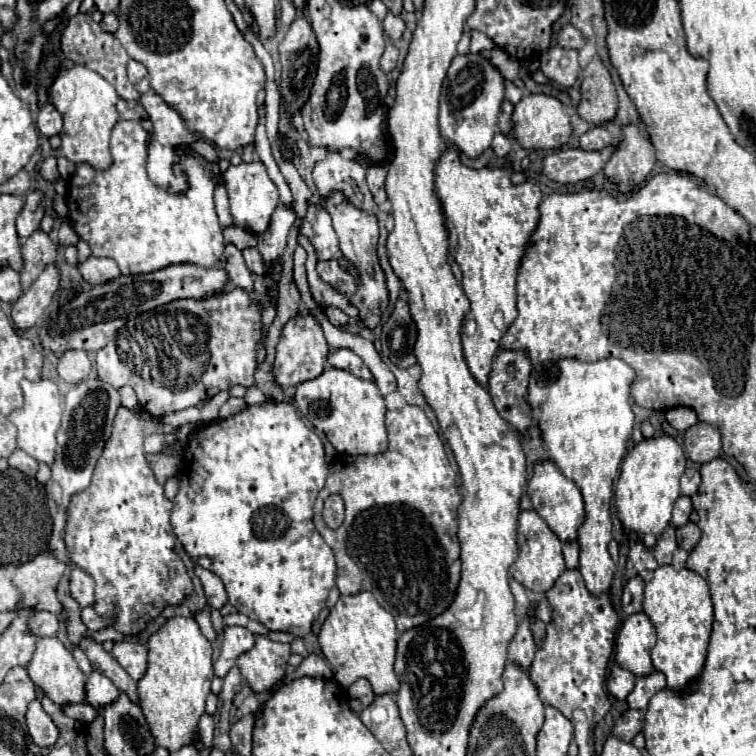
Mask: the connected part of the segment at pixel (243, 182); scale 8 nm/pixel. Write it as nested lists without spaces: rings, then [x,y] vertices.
[[[253,161],[253,163],[241,163],[237,167],[229,167],[223,173],[223,181],[229,193],[229,203],[231,203],[231,217],[233,217],[233,225],[241,225],[243,229],[261,235],[267,231],[269,227],[269,217],[275,211],[275,205],[279,201],[279,191],[277,185],[269,179],[267,169],[261,161]]]

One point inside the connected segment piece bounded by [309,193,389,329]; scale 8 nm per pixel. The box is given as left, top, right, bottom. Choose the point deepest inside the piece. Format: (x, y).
(357, 231)

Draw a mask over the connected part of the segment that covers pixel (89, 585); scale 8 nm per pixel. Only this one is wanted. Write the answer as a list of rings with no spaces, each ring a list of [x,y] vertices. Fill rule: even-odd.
[[[69,565],[69,571],[71,571],[71,575],[69,575],[69,591],[71,591],[71,595],[73,595],[73,599],[81,605],[81,607],[87,607],[87,605],[91,605],[93,603],[93,589],[95,589],[95,583],[93,583],[93,579],[85,573],[85,571],[81,571],[77,565]]]

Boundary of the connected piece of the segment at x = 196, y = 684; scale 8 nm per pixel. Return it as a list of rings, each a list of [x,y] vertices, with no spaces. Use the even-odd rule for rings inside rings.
[[[173,617],[163,627],[159,627],[147,641],[149,647],[149,667],[143,679],[137,683],[139,691],[139,707],[145,713],[145,719],[155,737],[155,745],[165,747],[167,751],[179,751],[181,747],[193,743],[193,735],[197,735],[199,717],[205,713],[205,699],[211,693],[213,675],[213,649],[211,643],[199,631],[195,617]]]

